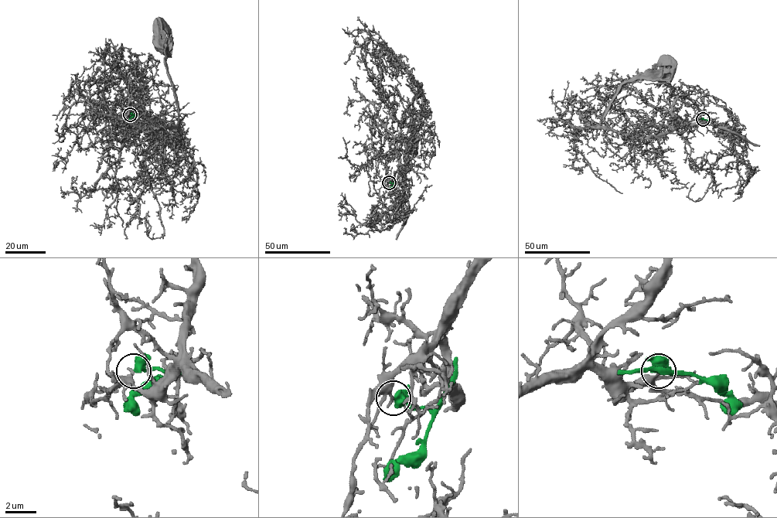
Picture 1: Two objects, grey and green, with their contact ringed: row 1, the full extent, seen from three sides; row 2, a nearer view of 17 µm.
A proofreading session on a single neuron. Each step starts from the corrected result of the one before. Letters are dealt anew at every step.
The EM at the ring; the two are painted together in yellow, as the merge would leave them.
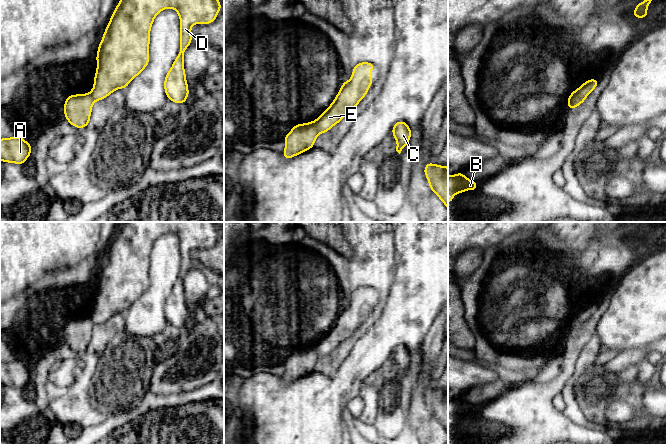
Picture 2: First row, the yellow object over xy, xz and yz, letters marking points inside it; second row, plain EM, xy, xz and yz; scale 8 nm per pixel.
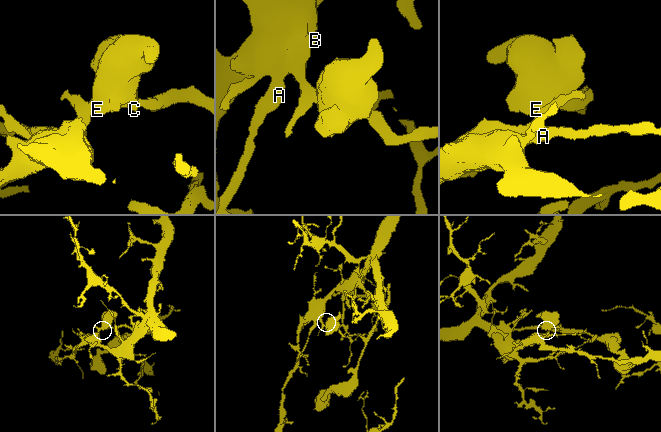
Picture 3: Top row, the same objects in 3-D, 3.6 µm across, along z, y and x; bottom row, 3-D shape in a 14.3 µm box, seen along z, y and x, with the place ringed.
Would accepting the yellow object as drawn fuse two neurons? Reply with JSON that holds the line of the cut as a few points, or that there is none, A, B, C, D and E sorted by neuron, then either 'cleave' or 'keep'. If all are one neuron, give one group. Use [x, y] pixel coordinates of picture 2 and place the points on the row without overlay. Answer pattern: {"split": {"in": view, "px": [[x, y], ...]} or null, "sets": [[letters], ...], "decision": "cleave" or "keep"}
{"split": {"in": "yz", "px": [[585, 320], [568, 328]]}, "sets": [["A", "B"], ["C", "D", "E"]], "decision": "cleave"}

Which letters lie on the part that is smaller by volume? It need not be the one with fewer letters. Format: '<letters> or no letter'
C, D, E

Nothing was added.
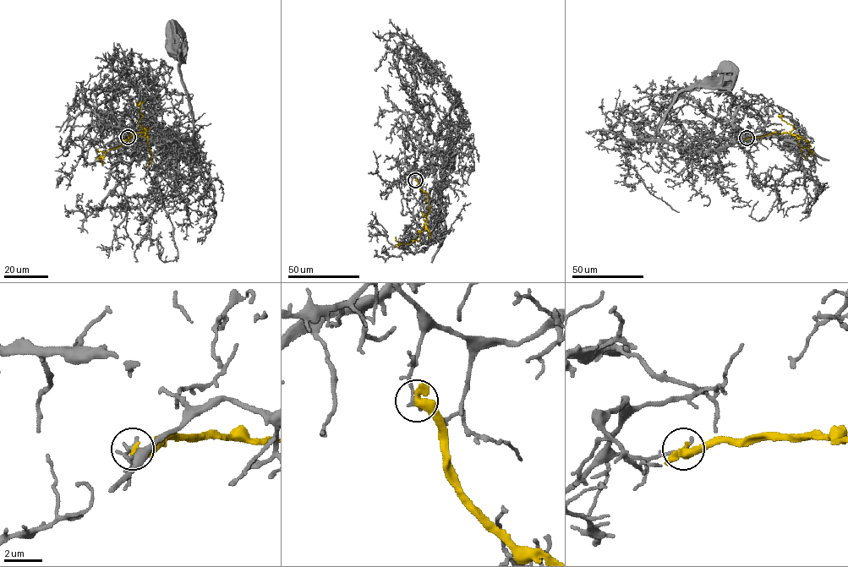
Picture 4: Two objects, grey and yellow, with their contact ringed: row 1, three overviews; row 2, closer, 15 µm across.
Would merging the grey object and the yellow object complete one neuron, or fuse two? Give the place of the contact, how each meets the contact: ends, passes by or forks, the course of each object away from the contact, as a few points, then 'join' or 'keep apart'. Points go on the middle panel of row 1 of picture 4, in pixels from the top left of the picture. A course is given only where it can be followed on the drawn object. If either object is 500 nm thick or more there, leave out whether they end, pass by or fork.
at (415, 180); grey runs (415, 180), (417, 174), (432, 172), (437, 180), (441, 177), (459, 128), (459, 92), (451, 106), (446, 159); yellow runs (415, 180), (427, 196), (429, 208), (425, 227), (408, 243), (399, 242), (396, 237); keep apart

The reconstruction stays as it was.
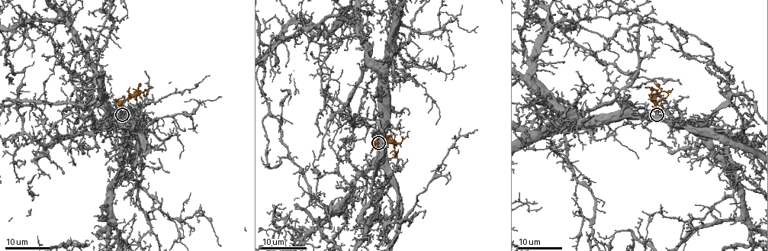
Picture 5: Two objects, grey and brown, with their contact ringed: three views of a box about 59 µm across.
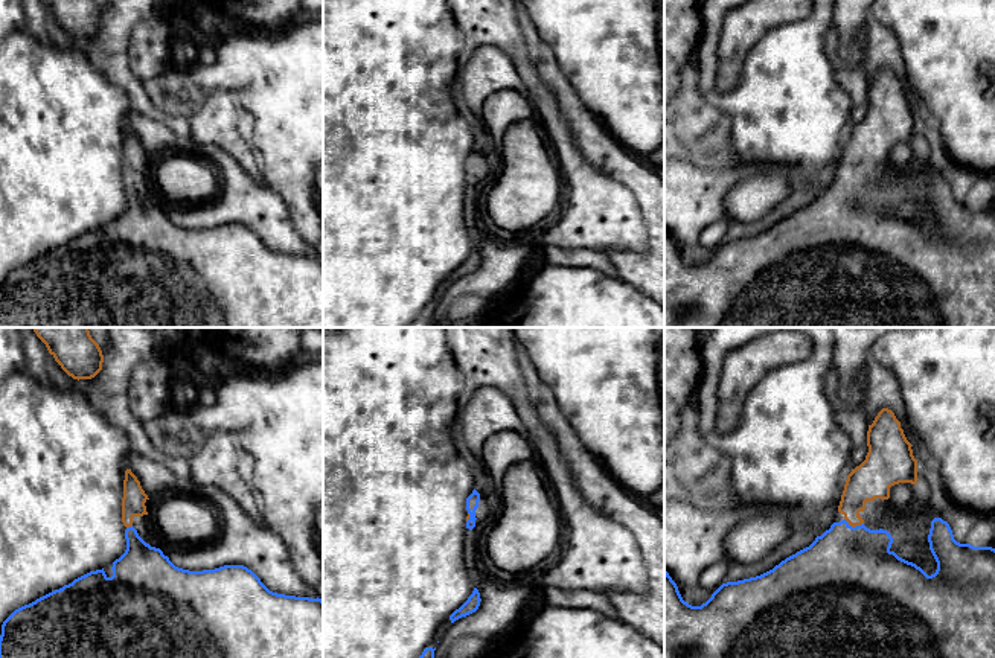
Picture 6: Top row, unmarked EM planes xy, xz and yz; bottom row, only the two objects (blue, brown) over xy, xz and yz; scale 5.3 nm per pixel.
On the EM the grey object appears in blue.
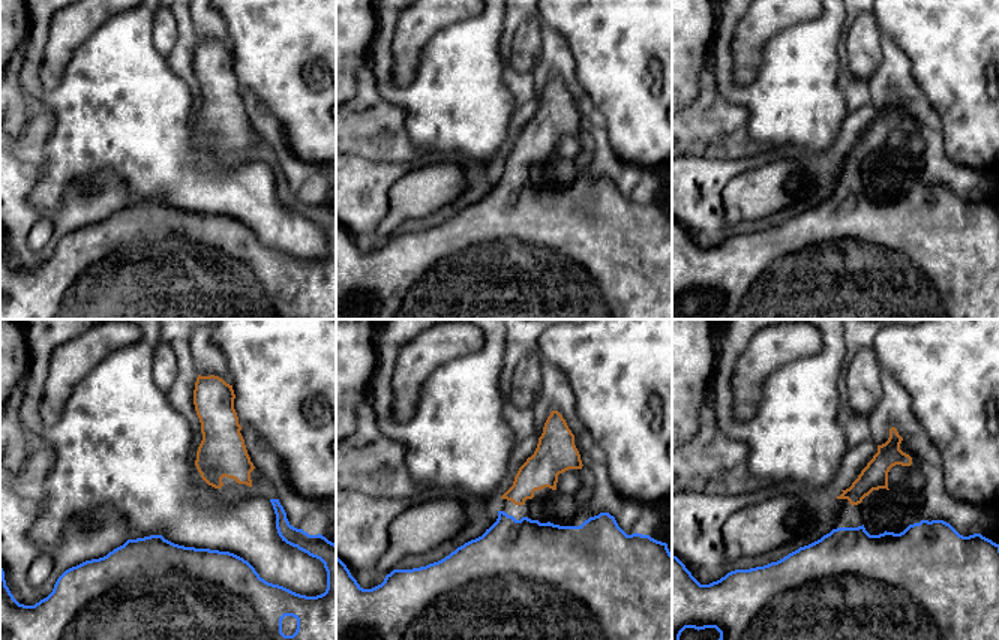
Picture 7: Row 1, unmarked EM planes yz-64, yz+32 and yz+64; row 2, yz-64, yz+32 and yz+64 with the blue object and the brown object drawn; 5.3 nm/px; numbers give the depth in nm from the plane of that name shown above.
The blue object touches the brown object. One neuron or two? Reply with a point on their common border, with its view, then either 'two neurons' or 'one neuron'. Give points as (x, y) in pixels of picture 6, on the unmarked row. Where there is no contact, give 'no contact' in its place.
contact yz (854, 186); one neuron

